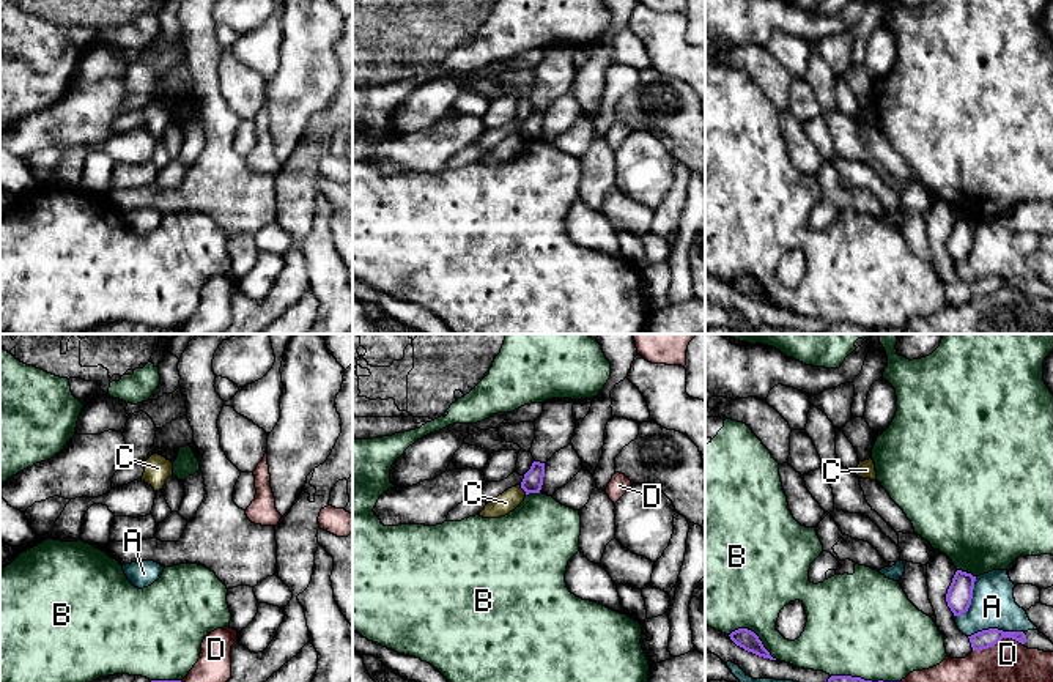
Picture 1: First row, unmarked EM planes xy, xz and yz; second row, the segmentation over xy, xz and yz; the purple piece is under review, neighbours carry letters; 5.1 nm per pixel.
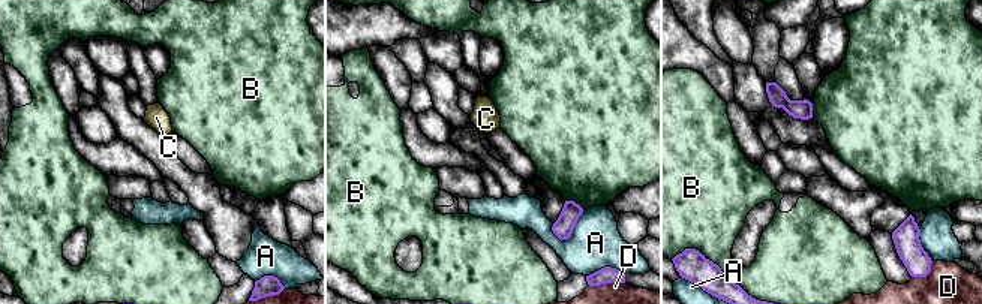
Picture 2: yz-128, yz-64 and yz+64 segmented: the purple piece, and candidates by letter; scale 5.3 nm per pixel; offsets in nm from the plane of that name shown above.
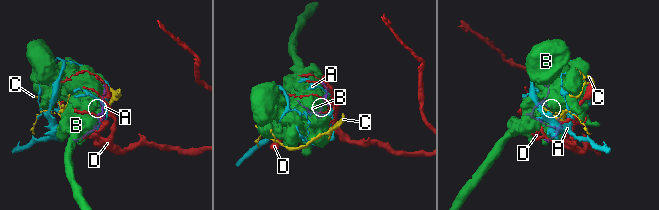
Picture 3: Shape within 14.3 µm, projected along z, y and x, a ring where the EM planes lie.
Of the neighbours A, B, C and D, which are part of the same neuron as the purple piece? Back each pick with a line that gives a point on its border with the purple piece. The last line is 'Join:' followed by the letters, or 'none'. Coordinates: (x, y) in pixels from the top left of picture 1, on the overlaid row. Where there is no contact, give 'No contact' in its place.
Join: none

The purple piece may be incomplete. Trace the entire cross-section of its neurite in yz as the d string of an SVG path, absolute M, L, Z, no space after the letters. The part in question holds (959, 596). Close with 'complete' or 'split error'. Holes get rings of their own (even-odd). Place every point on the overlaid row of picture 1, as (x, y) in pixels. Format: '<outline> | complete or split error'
M957 570L946 594L946 602L954 616L960 616L968 611L973 599L976 576L971 573Z | complete

